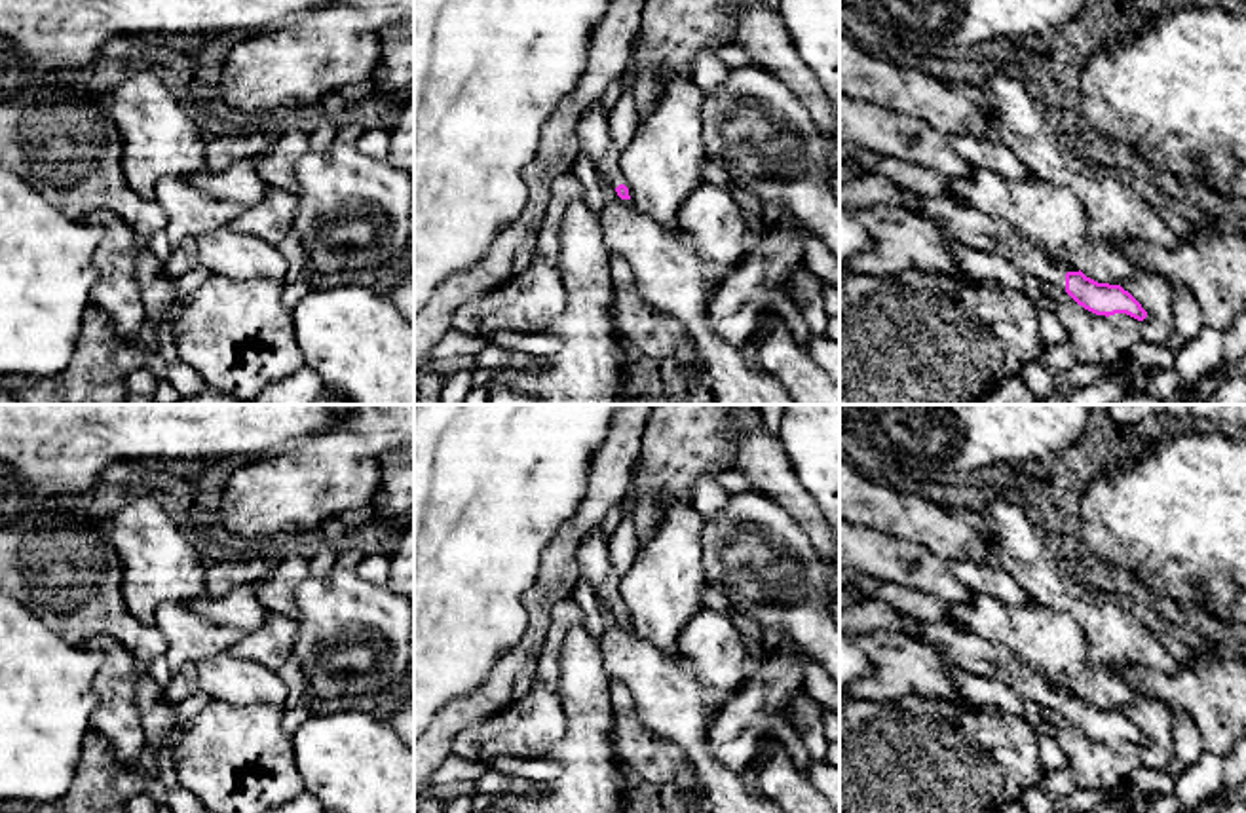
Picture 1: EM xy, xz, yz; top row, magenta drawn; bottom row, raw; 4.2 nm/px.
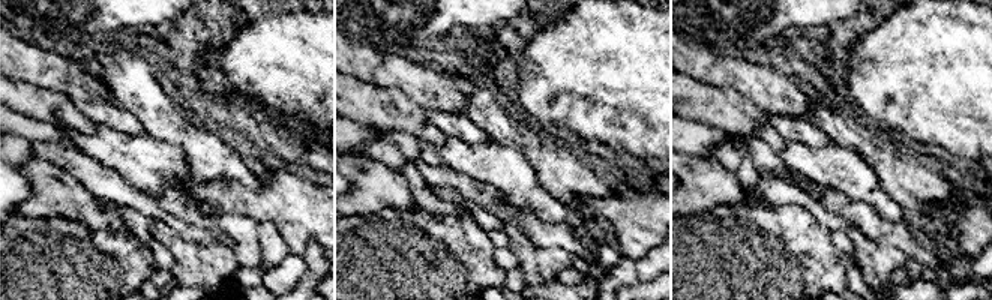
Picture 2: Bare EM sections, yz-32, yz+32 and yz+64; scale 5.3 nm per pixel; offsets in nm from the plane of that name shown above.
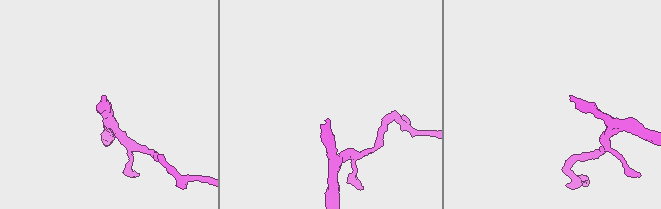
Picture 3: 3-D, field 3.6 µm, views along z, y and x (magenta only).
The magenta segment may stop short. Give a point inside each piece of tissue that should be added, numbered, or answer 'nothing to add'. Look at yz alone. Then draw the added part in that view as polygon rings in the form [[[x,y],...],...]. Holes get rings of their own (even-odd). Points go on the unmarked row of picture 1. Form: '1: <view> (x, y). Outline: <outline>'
1: yz (971, 654). Outline: [[[950,619],[921,621],[919,638],[942,650],[959,671],[997,680],[1012,688],[1022,699],[1039,703],[1050,714],[1066,716],[1067,697],[1052,690],[1045,674],[984,638],[957,629]]]

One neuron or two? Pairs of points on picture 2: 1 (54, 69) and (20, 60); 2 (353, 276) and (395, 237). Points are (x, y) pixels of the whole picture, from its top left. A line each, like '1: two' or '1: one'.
1: one
2: one

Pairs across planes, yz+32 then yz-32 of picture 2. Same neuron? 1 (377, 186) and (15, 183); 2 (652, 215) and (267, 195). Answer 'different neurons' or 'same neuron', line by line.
1: different neurons
2: same neuron

